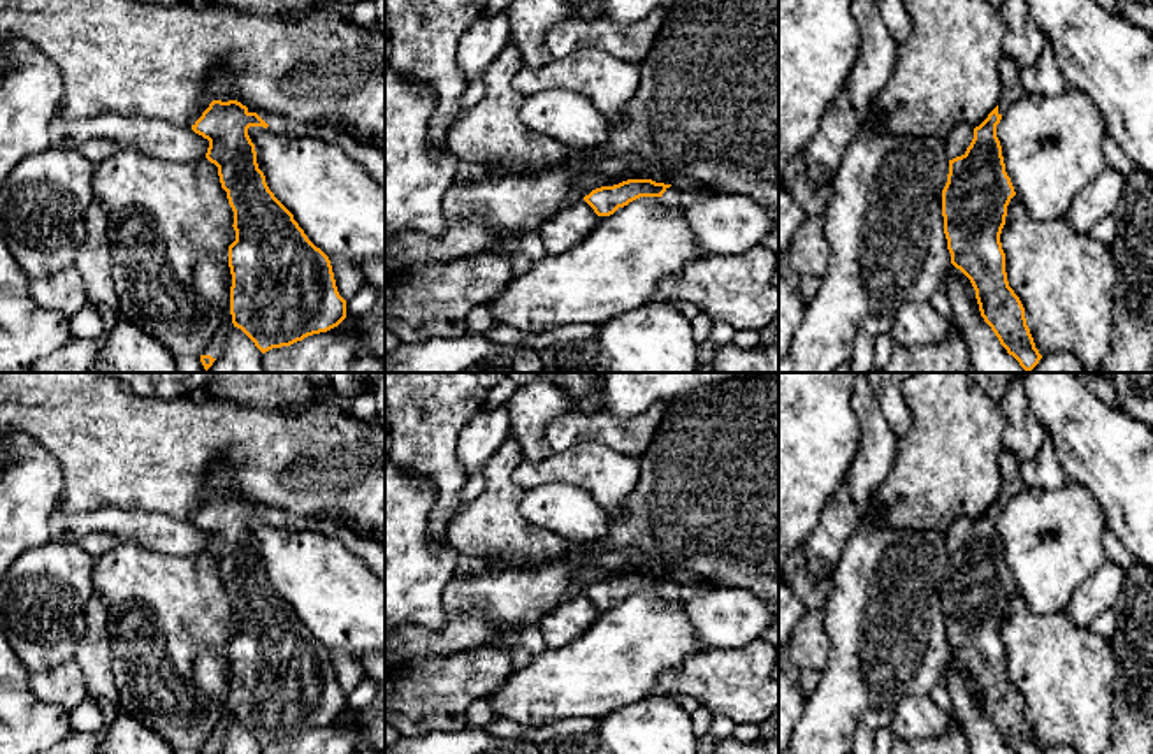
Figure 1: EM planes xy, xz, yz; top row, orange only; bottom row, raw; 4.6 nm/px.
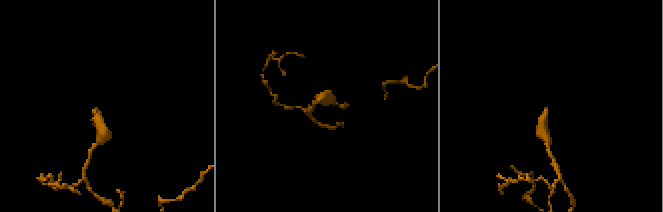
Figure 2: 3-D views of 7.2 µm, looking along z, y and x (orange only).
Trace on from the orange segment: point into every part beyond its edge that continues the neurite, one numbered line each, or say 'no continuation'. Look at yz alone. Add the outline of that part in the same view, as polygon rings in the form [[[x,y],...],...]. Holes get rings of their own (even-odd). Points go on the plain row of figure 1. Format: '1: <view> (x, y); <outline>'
1: yz (1009, 468); [[[1007,448],[1000,453],[1000,476],[1002,485],[998,492],[998,508],[1004,508],[1016,494],[1025,489],[1019,476],[1019,462],[1016,460],[1016,455]]]

